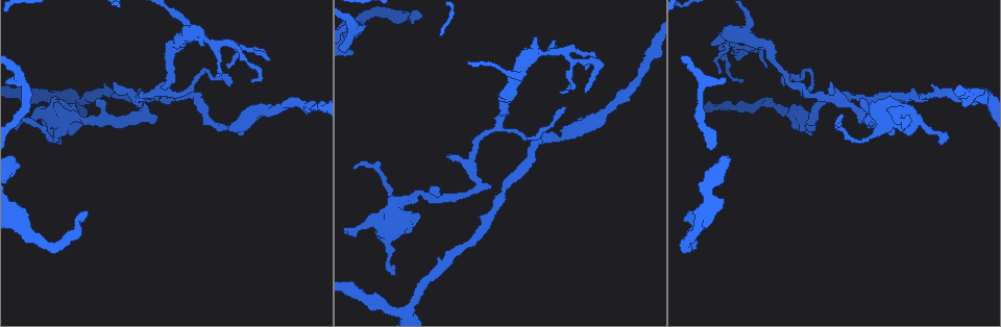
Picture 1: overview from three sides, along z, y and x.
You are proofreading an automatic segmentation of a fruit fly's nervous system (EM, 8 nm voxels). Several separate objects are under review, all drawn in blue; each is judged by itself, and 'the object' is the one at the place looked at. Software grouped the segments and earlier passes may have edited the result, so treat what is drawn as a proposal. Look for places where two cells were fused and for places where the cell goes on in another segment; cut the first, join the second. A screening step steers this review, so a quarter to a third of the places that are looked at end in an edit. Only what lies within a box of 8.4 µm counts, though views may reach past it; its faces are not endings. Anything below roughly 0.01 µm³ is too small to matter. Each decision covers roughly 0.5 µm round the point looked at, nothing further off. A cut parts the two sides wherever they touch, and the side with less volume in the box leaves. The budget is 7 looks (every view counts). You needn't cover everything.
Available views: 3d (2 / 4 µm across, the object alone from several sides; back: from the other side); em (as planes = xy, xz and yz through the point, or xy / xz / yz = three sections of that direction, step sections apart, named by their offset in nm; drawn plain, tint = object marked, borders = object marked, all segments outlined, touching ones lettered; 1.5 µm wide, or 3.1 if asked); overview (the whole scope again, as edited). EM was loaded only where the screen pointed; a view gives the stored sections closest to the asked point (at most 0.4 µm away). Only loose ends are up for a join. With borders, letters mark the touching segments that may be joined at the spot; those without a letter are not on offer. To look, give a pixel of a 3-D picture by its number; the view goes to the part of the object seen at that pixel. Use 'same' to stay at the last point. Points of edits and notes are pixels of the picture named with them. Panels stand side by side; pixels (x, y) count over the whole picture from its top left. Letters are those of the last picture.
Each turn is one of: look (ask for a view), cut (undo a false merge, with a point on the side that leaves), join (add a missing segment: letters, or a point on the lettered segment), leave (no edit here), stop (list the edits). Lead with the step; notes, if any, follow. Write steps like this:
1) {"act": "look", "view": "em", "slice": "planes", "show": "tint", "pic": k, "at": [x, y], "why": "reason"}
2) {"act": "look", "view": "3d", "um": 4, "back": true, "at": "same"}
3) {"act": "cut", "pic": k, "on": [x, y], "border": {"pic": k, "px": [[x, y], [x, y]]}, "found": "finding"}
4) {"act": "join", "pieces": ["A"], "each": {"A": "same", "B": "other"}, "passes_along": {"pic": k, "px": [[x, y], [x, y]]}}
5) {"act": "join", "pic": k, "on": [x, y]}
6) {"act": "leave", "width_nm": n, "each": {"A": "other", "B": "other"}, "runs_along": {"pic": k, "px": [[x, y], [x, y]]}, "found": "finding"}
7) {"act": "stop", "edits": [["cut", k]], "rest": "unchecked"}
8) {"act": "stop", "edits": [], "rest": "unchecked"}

{"act": "look", "view": "em", "slice": "planes", "show": "tint", "pic": 1, "at": [736, 54], "why": "abrupt turn"}

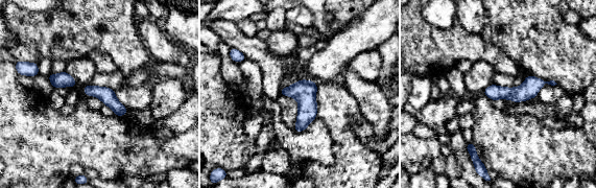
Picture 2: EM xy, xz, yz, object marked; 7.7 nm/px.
{"act": "look", "view": "em", "slice": "planes", "show": "borders", "at": "same"}

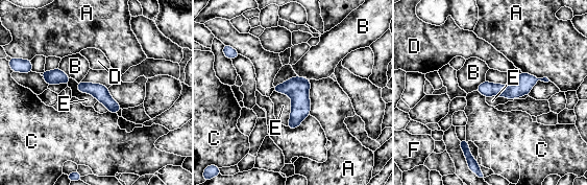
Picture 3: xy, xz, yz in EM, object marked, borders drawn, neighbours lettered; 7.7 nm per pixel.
{"act": "leave", "width_nm": 120, "longest_contact_nm": ["E", 300], "each": {"A": "other", "B": "other", "C": "other", "D": "other", "E": "other", "F": "other"}, "found": "one cell here"}

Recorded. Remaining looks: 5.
{"act": "look", "view": "3d", "um": 4, "pic": 1, "at": [228, 128], "why": "thick turns thin"}

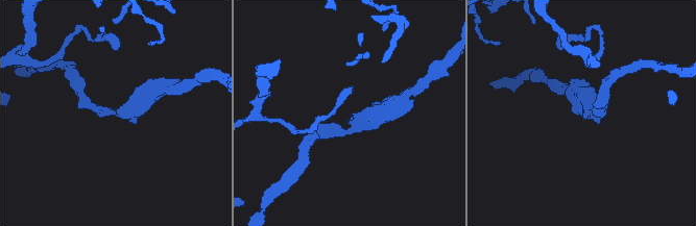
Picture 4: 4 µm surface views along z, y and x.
{"act": "look", "view": "em", "slice": "planes", "show": "plain", "pic": 4, "at": [596, 114], "arm_widths_nm": [190, 360]}

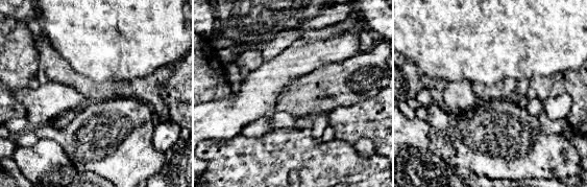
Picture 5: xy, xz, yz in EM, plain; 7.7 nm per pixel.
{"act": "look", "view": "em", "slice": "planes", "show": "borders", "at": "same"}

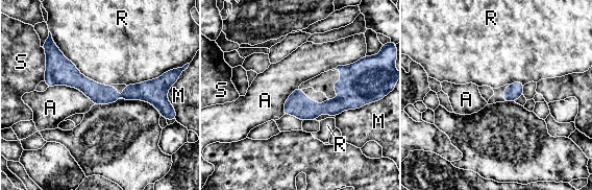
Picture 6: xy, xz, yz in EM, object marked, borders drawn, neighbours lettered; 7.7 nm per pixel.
{"act": "leave", "width_nm": 120, "each": {"A": "other", "M": "other", "R": "other", "S": "other"}, "runs_along": {"pic": 6, "px": [[48, 64], [98, 94], [163, 95]]}, "found": "one cell here"}

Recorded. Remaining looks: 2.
{"act": "look", "view": "3d", "um": 2, "back": true, "pic": 1, "at": [77, 99], "why": "calibre changes"}

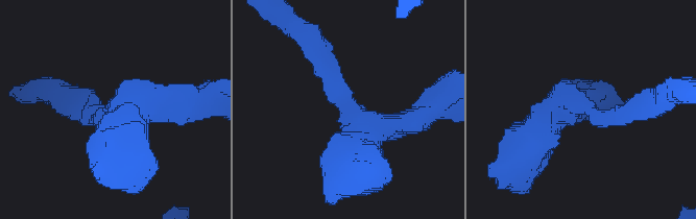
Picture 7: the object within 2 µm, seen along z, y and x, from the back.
{"act": "look", "view": "em", "slice": "planes", "show": "borders", "pic": 7, "at": [593, 109]}

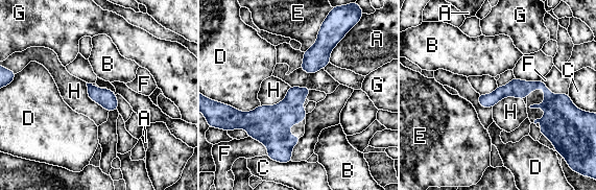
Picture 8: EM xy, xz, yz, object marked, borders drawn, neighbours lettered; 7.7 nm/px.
{"act": "leave", "width_nm": 140, "each": {"A": "other", "B": "other", "C": "other", "D": "other", "E": "other", "F": "other", "G": "other", "H": "other"}, "runs_along": {"pic": 8, "px": [[562, 97], [529, 86], [481, 100]]}, "found": "all the same cell"}

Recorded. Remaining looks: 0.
{"act": "stop", "edits": [], "rest": "unchecked"}

